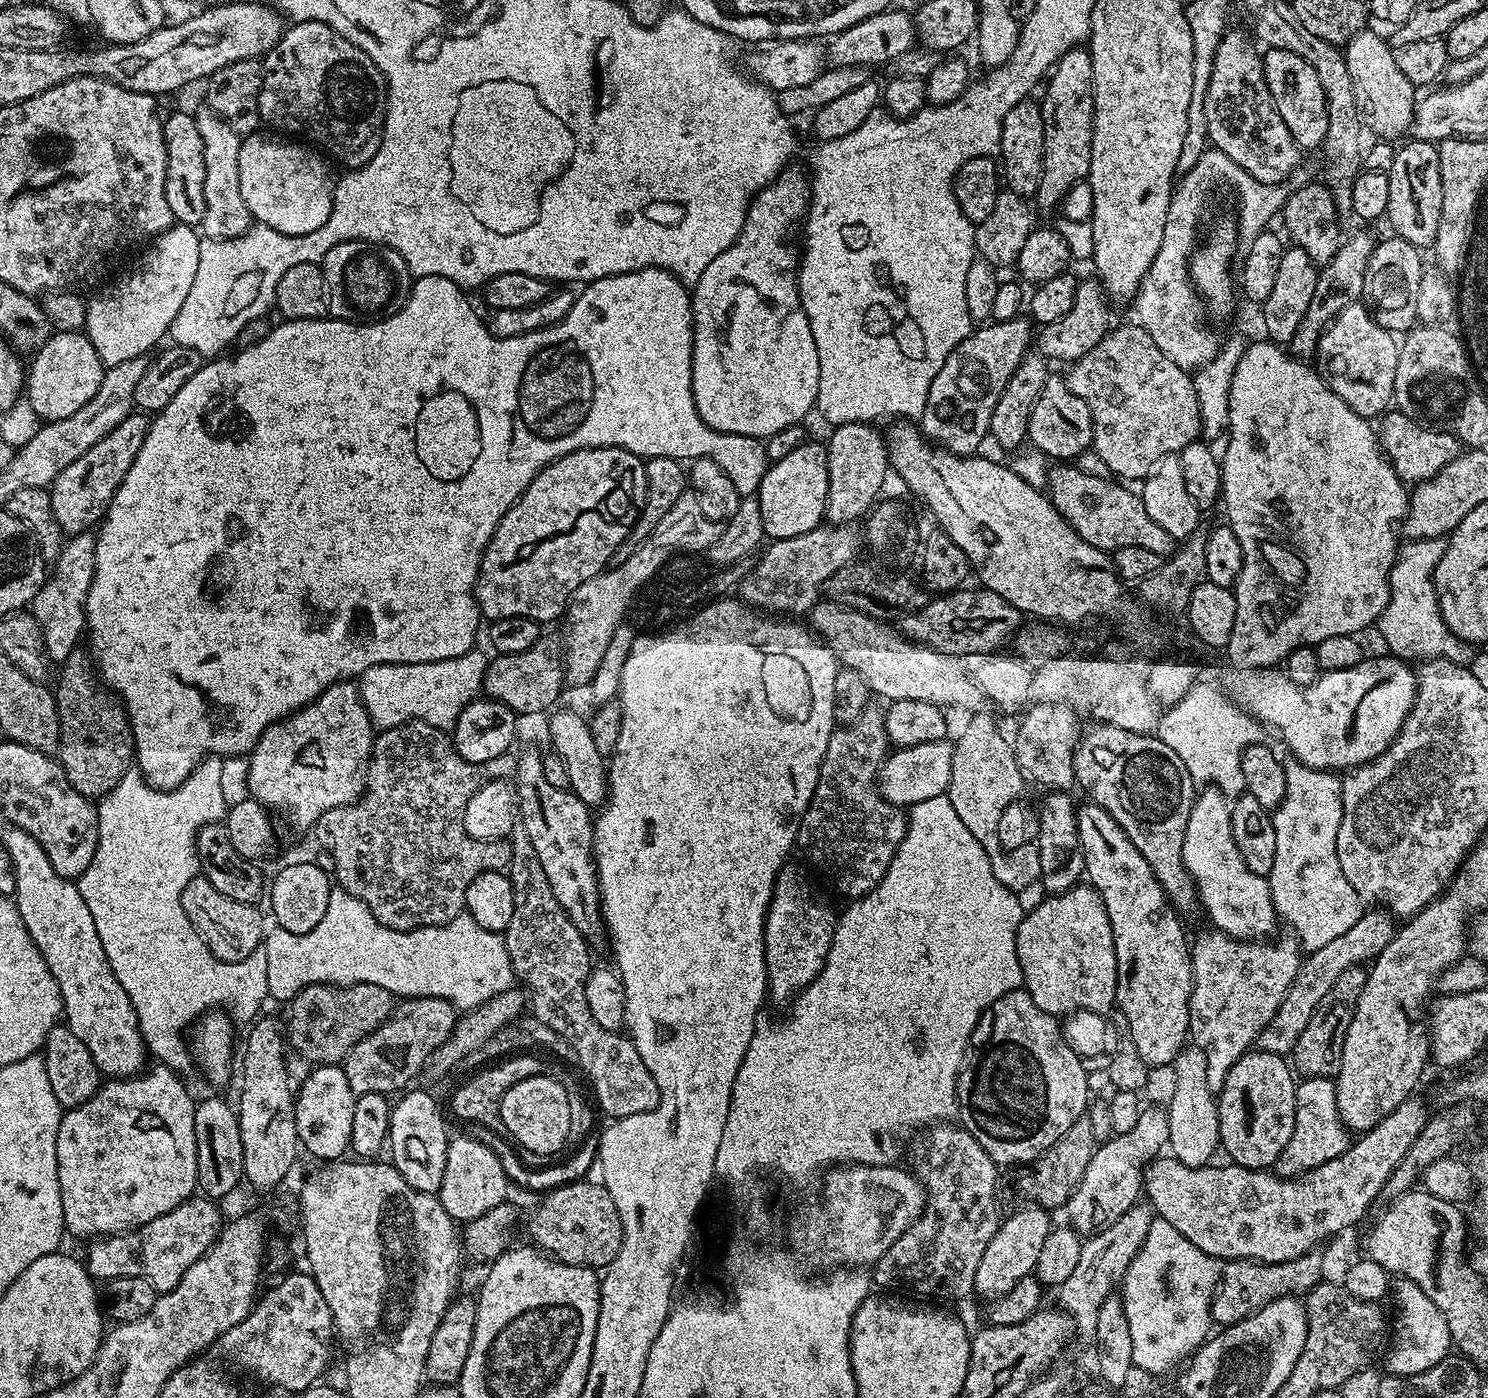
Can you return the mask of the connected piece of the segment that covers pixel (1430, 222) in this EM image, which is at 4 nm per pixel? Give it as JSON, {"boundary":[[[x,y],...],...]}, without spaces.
{"boundary":[[[1409,140],[1409,144],[1401,143],[1396,148],[1396,157],[1388,171],[1390,202],[1386,221],[1395,235],[1410,242],[1415,248],[1428,250],[1438,234],[1438,218],[1442,218],[1440,150],[1430,140]]]}

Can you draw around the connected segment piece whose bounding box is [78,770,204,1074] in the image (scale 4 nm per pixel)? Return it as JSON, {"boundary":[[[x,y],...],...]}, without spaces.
{"boundary":[[[129,770],[118,782],[114,790],[99,801],[96,809],[96,849],[94,858],[86,870],[78,878],[80,894],[94,918],[94,930],[98,930],[98,938],[102,938],[102,950],[106,950],[106,958],[114,970],[114,978],[122,982],[122,990],[130,998],[134,1010],[138,1014],[140,1030],[144,1033],[144,1043],[153,1057],[161,1064],[168,1065],[173,1072],[185,1074],[194,1068],[194,1057],[189,1045],[180,1041],[179,1028],[183,1024],[191,1025],[196,1017],[192,1015],[192,992],[200,992],[200,943],[204,941],[196,932],[195,926],[186,918],[186,910],[182,910],[182,890],[192,880],[192,868],[168,868],[168,840],[164,840],[164,796],[156,796],[160,789],[150,786],[144,781],[144,776],[138,770]]]}

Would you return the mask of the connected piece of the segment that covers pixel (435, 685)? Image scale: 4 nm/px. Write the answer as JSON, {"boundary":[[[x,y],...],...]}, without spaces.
{"boundary":[[[480,650],[462,654],[458,658],[446,658],[438,661],[414,662],[413,664],[375,664],[359,677],[360,700],[377,729],[398,728],[411,721],[420,720],[435,728],[455,729],[462,710],[471,700],[477,699],[483,687],[484,671],[488,669],[489,657],[484,657]]]}

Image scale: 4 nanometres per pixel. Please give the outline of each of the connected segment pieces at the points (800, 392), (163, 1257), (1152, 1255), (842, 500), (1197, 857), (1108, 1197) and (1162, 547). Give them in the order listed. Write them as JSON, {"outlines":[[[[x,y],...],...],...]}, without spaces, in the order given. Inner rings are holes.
{"outlines":[[[[788,166],[781,171],[775,180],[764,187],[761,192],[756,193],[753,201],[748,206],[748,213],[744,219],[744,225],[740,231],[740,236],[722,254],[702,270],[702,278],[691,289],[692,298],[692,394],[694,396],[694,406],[702,422],[708,428],[713,428],[715,432],[725,432],[735,436],[754,436],[757,438],[775,438],[787,428],[797,427],[801,423],[800,419],[816,408],[816,395],[818,394],[818,382],[820,381],[820,371],[818,370],[818,346],[814,342],[814,334],[810,334],[810,322],[802,310],[800,301],[800,291],[796,285],[797,269],[794,267],[794,256],[787,248],[787,244],[792,240],[792,227],[796,223],[803,221],[806,216],[806,200],[800,197],[800,191],[805,191],[806,176],[798,169]]],[[[189,1198],[182,1201],[170,1214],[154,1218],[131,1232],[121,1232],[107,1238],[91,1241],[86,1255],[86,1267],[89,1273],[100,1282],[107,1276],[119,1278],[141,1276],[152,1283],[160,1294],[174,1290],[178,1282],[202,1257],[212,1249],[220,1238],[220,1208],[212,1198]]],[[[1153,1219],[1146,1234],[1144,1244],[1138,1250],[1124,1276],[1126,1288],[1122,1291],[1126,1322],[1130,1326],[1130,1346],[1132,1363],[1137,1368],[1146,1370],[1153,1378],[1160,1378],[1182,1356],[1189,1355],[1208,1337],[1212,1324],[1212,1302],[1218,1295],[1222,1264],[1215,1256],[1203,1252],[1190,1238],[1186,1238],[1165,1220]]],[[[838,424],[831,429],[832,437],[826,440],[828,449],[828,497],[824,503],[827,523],[840,526],[867,517],[874,501],[881,495],[884,475],[889,475],[886,440],[868,424]],[[876,496],[876,497],[875,497]],[[873,499],[873,500],[872,500]]],[[[1205,787],[1199,793],[1192,807],[1190,822],[1184,835],[1184,845],[1182,846],[1182,858],[1184,868],[1196,881],[1198,889],[1198,900],[1208,911],[1212,918],[1212,926],[1223,932],[1225,936],[1231,936],[1233,940],[1245,942],[1260,942],[1276,928],[1278,913],[1272,901],[1271,886],[1268,876],[1258,876],[1254,874],[1244,862],[1242,856],[1238,854],[1238,846],[1232,837],[1232,813],[1227,799],[1216,788]]],[[[1145,1107],[1138,1118],[1138,1126],[1121,1136],[1113,1135],[1099,1145],[1090,1158],[1090,1166],[1086,1166],[1086,1174],[1082,1174],[1082,1182],[1067,1197],[1067,1223],[1081,1237],[1089,1238],[1110,1227],[1126,1210],[1137,1207],[1142,1196],[1142,1173],[1149,1163],[1150,1155],[1156,1154],[1167,1145],[1168,1135],[1172,1133],[1170,1116],[1160,1108]]],[[[1072,462],[1053,463],[1046,472],[1046,495],[1048,499],[1052,501],[1052,505],[1056,507],[1058,514],[1062,514],[1065,522],[1083,540],[1090,542],[1090,546],[1101,548],[1102,551],[1109,554],[1115,548],[1121,548],[1122,546],[1146,546],[1146,550],[1154,550],[1154,554],[1158,554],[1162,558],[1171,556],[1174,551],[1172,536],[1166,534],[1166,530],[1162,530],[1162,526],[1158,526],[1150,518],[1150,514],[1146,514],[1143,499],[1137,493],[1135,496],[1128,488],[1131,487],[1125,486],[1107,475],[1095,476],[1093,472],[1085,472],[1083,467]]]]}

